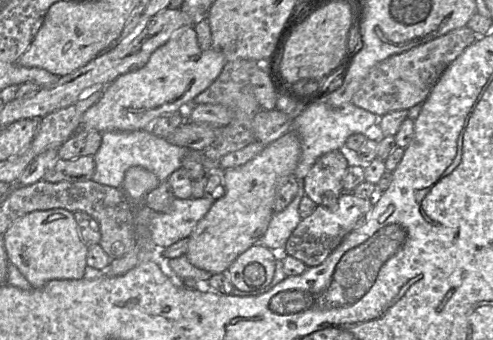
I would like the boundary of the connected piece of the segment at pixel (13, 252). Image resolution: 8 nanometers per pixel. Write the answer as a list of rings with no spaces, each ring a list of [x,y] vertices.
[[[66,209],[27,213],[15,220],[3,235],[9,262],[20,270],[33,288],[42,288],[55,279],[82,279],[91,273],[86,260],[89,246],[81,238],[74,213]]]

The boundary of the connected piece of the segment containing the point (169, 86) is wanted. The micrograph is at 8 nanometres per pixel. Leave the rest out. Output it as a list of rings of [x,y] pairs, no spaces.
[[[182,26],[151,54],[145,65],[120,75],[104,88],[99,101],[83,115],[81,128],[100,133],[145,130],[152,120],[190,107],[192,100],[219,76],[226,62],[214,48],[200,48],[193,26]]]

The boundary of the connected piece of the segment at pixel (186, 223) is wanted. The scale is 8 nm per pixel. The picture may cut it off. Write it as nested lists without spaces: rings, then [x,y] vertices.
[[[189,198],[173,201],[167,213],[157,213],[151,221],[153,242],[165,249],[179,240],[191,235],[197,223],[212,207],[212,202],[206,198]]]

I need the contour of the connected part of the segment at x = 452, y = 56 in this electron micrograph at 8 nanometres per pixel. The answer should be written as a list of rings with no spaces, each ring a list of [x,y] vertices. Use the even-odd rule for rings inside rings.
[[[467,26],[454,29],[375,65],[361,83],[351,102],[378,117],[397,110],[408,110],[422,104],[445,69],[472,43],[476,33]]]

